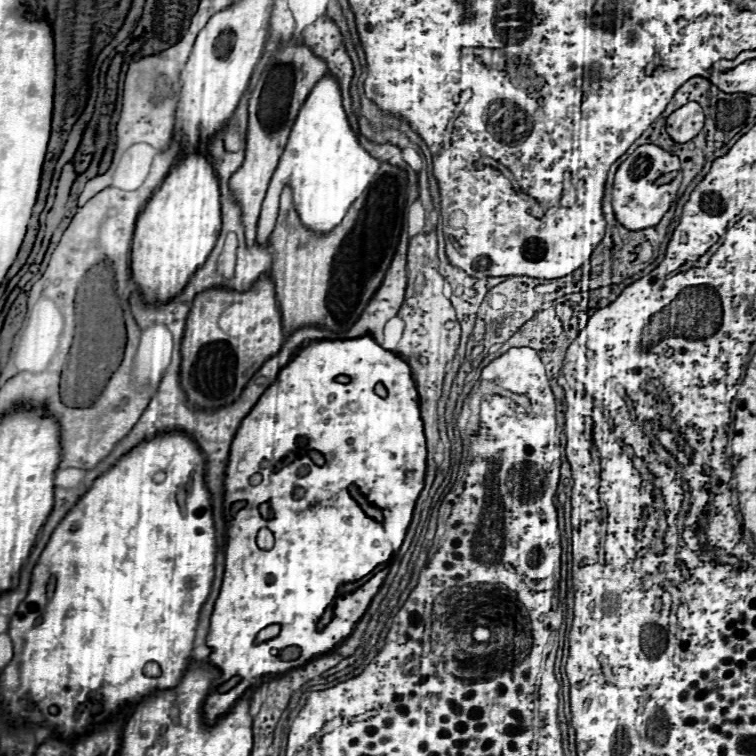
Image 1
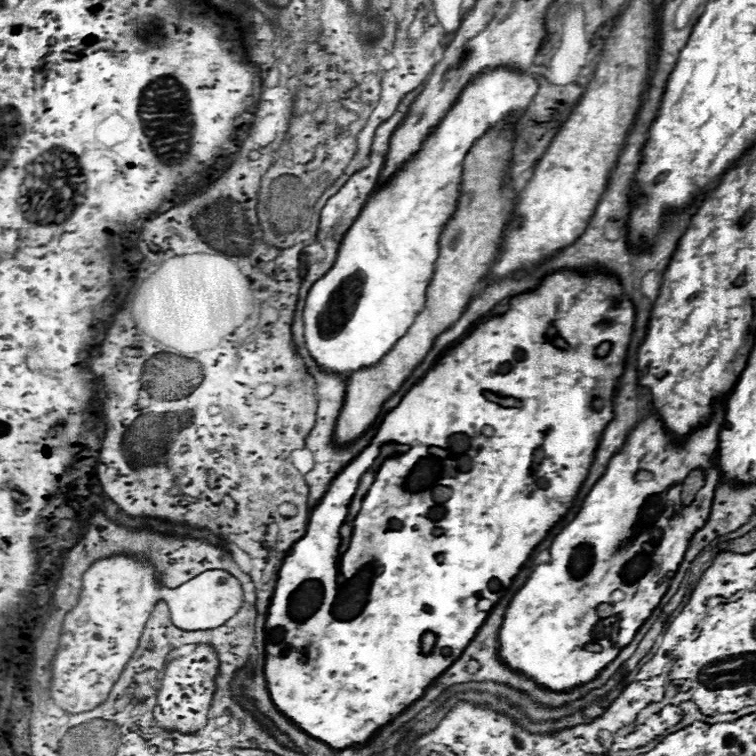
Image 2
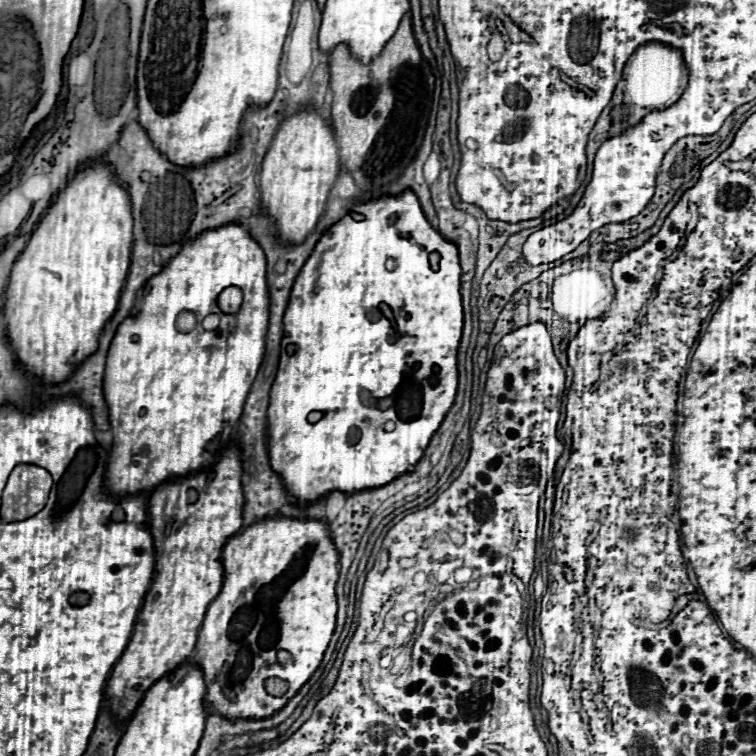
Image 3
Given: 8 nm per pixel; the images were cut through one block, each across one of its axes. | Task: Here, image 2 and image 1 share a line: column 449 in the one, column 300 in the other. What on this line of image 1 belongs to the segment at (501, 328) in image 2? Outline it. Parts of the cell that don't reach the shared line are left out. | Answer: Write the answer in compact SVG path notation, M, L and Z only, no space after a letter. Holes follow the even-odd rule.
M372 336L354 340L320 340L302 348L288 362L288 366L280 370L276 382L262 394L252 412L242 420L228 458L224 480L224 520L228 526L226 570L222 590L212 612L210 632L206 636L206 646L212 648L212 654L204 658L206 664L220 670L220 676L214 680L212 692L202 706L206 724L214 724L220 716L224 716L248 688L272 682L272 676L300 668L320 654L334 652L338 644L352 634L356 622L364 614L334 614L322 632L316 630L316 624L338 596L338 588L342 584L354 582L372 572L376 566L386 564L402 546L416 498L424 486L424 474L426 438L420 420L420 400L410 366L400 356L380 348ZM340 374L346 374L350 382L336 382ZM376 384L384 384L386 398L376 396ZM298 450L304 450L304 454L308 454L308 450L318 450L324 454L326 464L316 466L308 456L304 456L296 460L292 458L292 462L282 466L282 460ZM350 484L358 486L362 496L372 506L380 508L384 526L362 512L346 490ZM262 506L272 508L272 520L264 518ZM260 528L274 532L276 542L272 550L260 550L256 546L256 532ZM270 624L280 624L282 632L266 644L252 644L256 634ZM290 646L298 646L300 656L286 662L280 654ZM232 676L240 676L240 684L224 694L218 694L214 688Z

